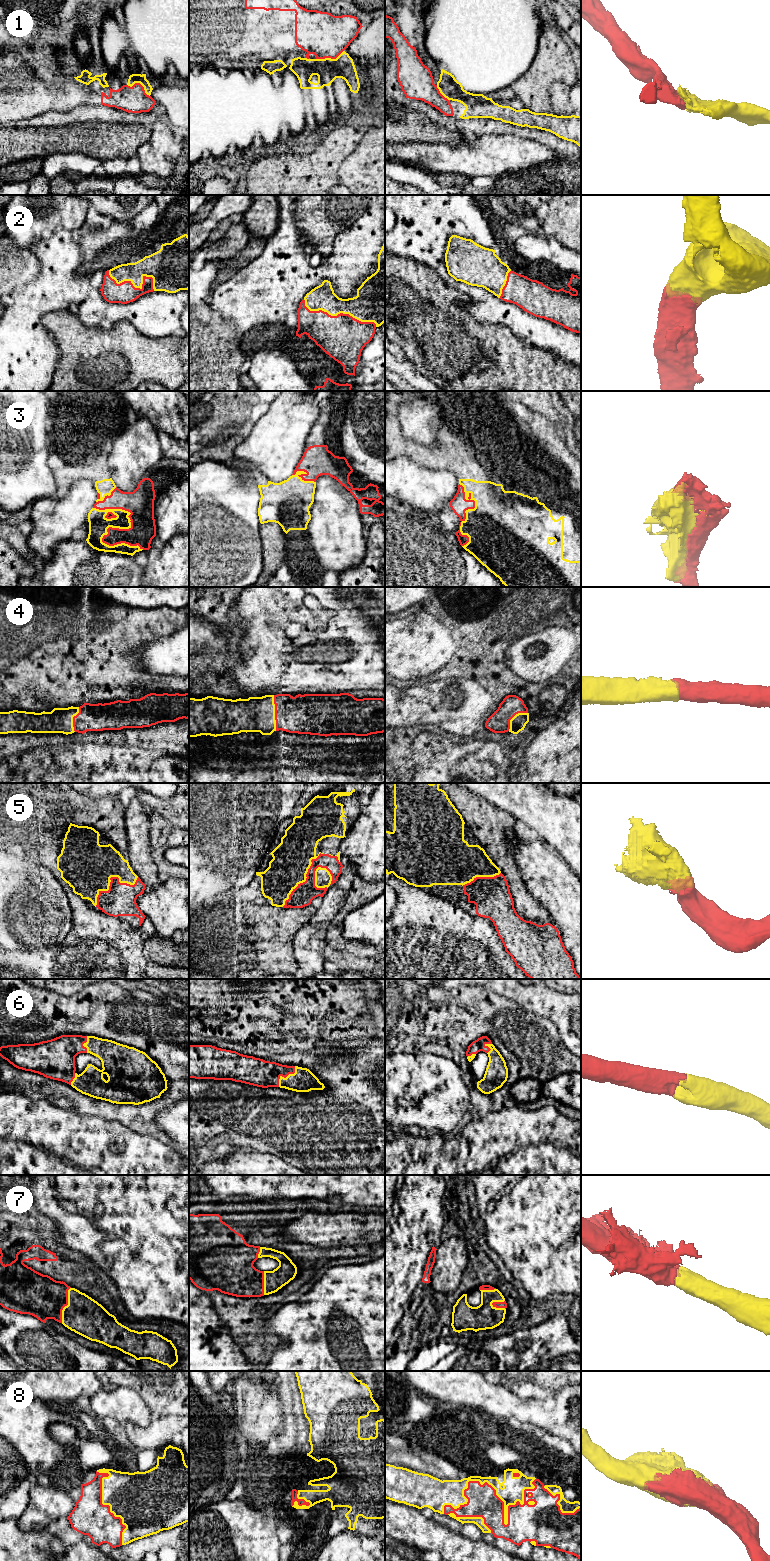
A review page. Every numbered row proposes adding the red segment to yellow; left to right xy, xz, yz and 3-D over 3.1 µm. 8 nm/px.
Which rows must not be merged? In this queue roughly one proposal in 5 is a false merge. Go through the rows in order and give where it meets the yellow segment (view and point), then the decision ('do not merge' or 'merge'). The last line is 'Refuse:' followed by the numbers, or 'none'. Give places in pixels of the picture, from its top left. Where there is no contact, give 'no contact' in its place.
1: xz (329, 58) | merge
2: xz (338, 313) | merge
3: xy (116, 527) | merge
4: xz (274, 713) | merge
5: xy (109, 879) | merge
6: xz (286, 1077) | merge
7: xy (67, 1305) | merge
8: yz (504, 1502) | merge
Refuse: none

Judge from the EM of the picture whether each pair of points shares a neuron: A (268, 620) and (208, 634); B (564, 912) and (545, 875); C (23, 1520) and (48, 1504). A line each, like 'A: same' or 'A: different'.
A: different
B: same
C: same

